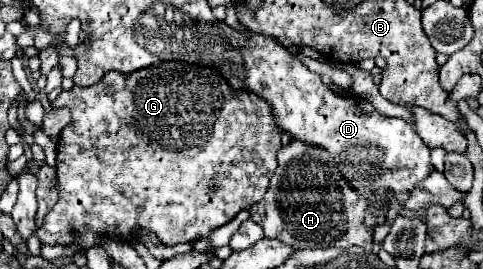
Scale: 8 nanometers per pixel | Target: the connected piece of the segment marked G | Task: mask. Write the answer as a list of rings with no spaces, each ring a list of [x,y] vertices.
[[[168,60],[166,64],[156,64],[154,68],[140,68],[130,76],[122,76],[122,72],[108,72],[98,84],[72,90],[64,90],[54,102],[52,108],[68,108],[72,114],[72,124],[62,128],[58,136],[58,158],[56,158],[56,174],[62,188],[62,196],[58,204],[46,214],[44,228],[48,232],[80,232],[84,228],[102,234],[102,236],[118,236],[128,238],[134,236],[138,228],[152,230],[164,244],[178,242],[194,242],[206,238],[214,228],[232,220],[240,210],[248,210],[252,204],[264,198],[270,178],[276,172],[276,152],[282,146],[282,130],[274,124],[274,114],[270,112],[270,104],[252,92],[234,92],[228,80],[222,80],[220,72],[210,66],[198,64],[182,64],[178,60]]]

